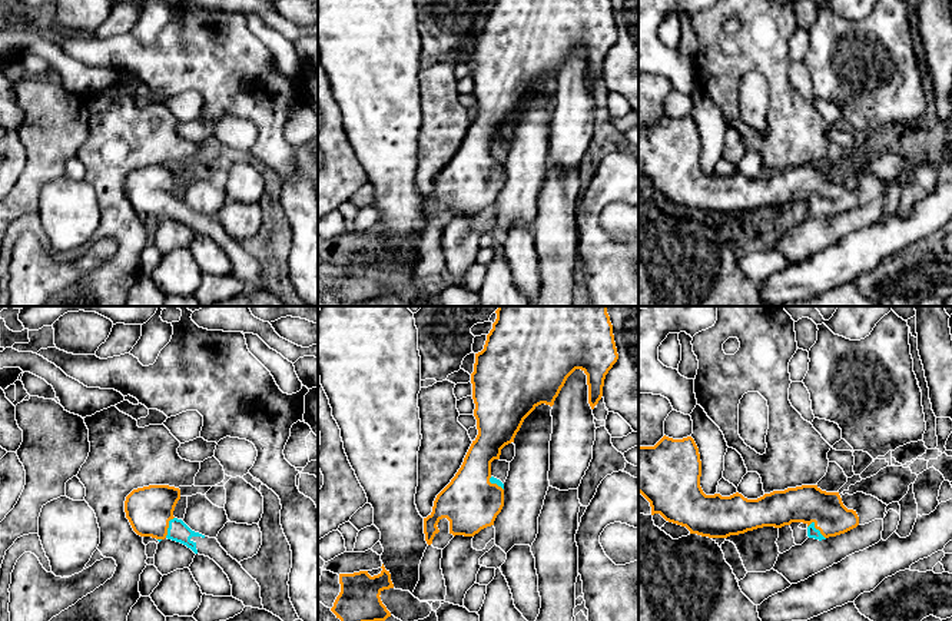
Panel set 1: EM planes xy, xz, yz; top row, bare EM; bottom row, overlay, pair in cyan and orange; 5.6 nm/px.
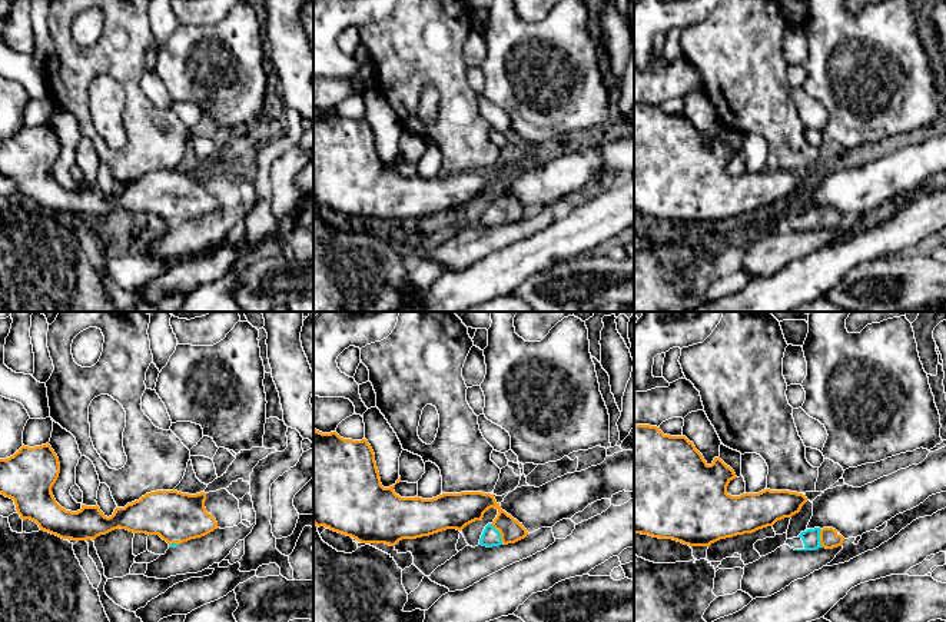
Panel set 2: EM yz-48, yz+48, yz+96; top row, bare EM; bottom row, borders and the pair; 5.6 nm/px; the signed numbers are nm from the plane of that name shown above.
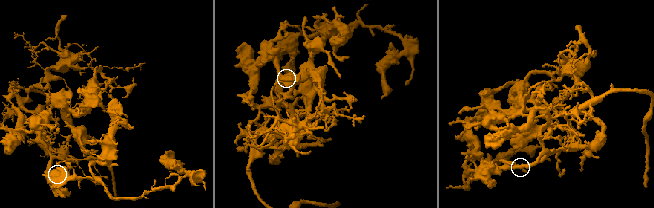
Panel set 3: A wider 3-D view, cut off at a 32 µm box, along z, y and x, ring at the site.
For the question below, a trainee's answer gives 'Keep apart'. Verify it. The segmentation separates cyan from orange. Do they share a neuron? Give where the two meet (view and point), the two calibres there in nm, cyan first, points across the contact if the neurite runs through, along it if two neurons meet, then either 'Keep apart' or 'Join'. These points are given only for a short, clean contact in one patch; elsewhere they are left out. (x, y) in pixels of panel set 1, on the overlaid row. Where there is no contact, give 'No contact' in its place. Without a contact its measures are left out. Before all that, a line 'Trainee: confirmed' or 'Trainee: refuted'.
Trainee: refuted
Touches cyan at yz (818, 530). Thickness 60 nm (cyan) against 220 nm. Join

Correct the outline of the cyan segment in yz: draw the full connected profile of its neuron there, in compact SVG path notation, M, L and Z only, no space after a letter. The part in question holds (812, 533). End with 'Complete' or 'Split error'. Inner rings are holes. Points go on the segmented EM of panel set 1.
M664 435L654 446L638 446L638 492L650 502L651 515L660 514L666 521L686 527L690 534L727 538L763 527L782 528L803 522L807 525L807 537L822 541L859 525L856 511L843 505L839 492L826 492L817 485L773 491L757 499L747 499L739 492L730 497L706 495L700 476L700 454L691 436L673 439Z. Split error

